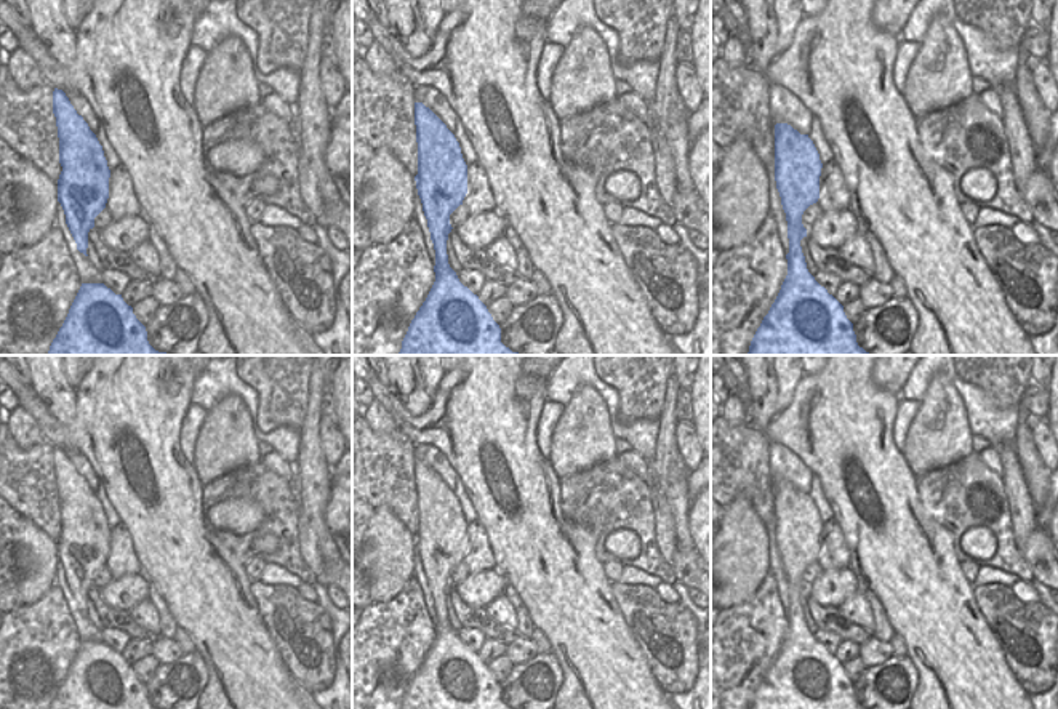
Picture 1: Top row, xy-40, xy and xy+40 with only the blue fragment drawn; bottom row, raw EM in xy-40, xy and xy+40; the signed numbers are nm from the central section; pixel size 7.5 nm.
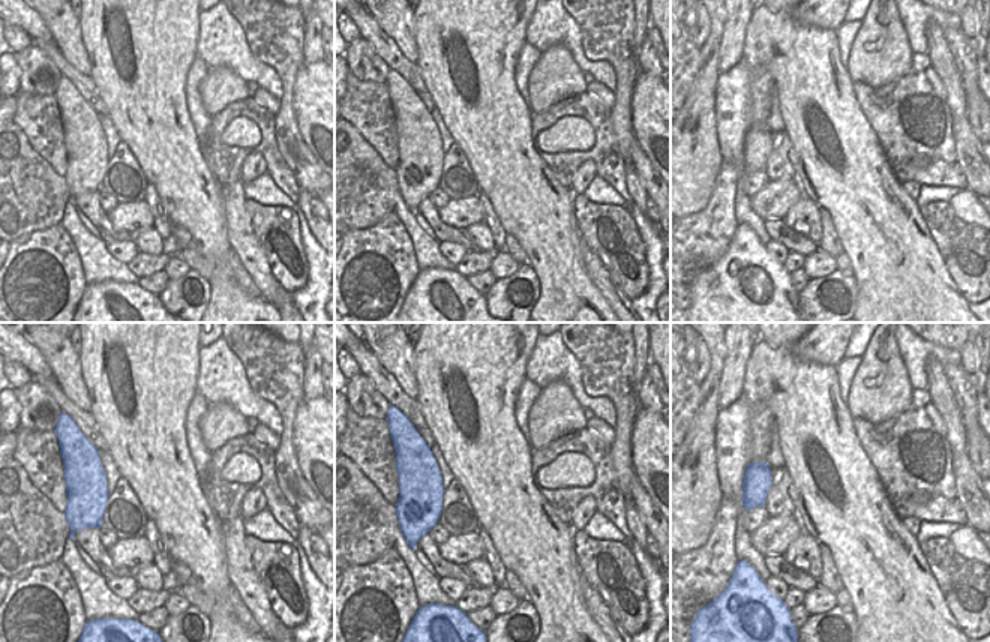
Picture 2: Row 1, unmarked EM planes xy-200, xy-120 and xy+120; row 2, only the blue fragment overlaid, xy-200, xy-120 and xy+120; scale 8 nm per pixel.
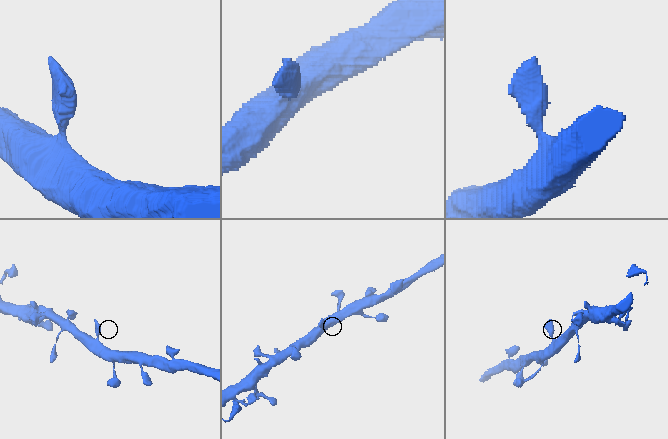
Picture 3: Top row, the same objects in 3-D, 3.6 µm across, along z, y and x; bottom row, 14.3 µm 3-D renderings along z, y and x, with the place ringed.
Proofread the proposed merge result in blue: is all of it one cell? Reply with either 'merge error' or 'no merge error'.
no merge error

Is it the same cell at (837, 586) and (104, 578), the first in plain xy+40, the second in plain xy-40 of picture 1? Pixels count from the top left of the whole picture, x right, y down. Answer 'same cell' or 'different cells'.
different cells

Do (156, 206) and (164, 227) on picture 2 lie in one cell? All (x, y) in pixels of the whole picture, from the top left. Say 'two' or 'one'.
one

